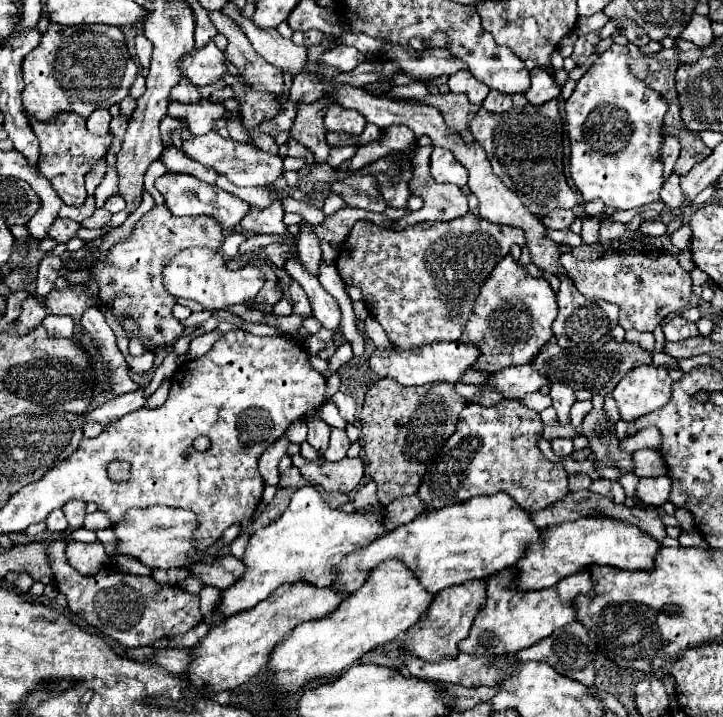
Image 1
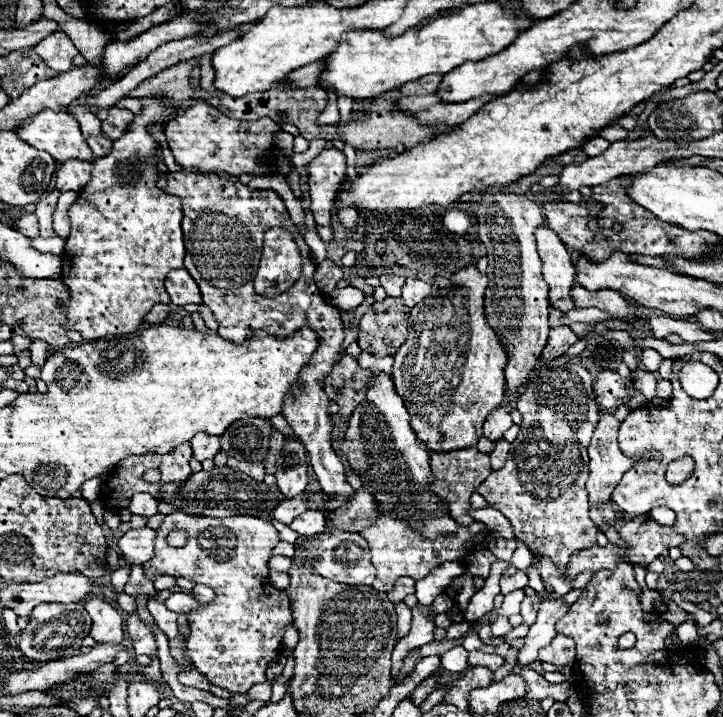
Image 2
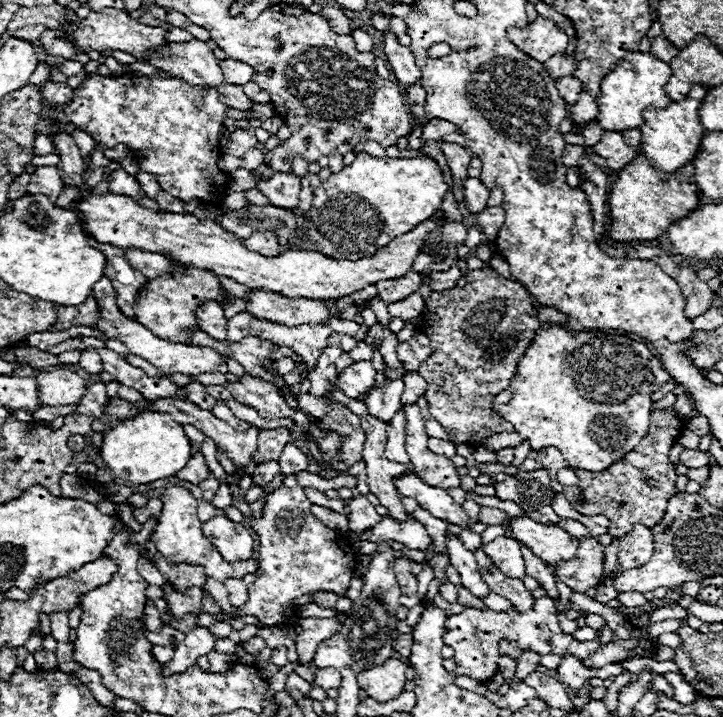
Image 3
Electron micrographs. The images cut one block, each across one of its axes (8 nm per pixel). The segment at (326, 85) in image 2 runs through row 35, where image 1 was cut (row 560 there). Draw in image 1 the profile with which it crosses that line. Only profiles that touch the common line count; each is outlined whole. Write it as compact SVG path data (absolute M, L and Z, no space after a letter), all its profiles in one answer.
M506 492L476 496L462 504L426 512L410 524L398 526L386 536L380 536L360 552L352 552L352 556L346 556L340 568L336 568L334 586L352 594L364 584L374 566L388 558L400 558L412 568L420 584L436 594L448 586L486 578L504 568L512 568L524 556L528 546L536 542L542 542L542 530L534 526L528 510L514 504L512 496Z

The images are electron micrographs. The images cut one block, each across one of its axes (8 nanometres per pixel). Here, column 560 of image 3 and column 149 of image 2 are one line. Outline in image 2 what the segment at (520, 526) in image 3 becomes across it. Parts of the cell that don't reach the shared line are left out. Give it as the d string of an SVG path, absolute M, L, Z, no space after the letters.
M138 528L138 530L128 530L118 540L122 558L126 560L128 566L144 564L144 562L152 560L152 556L154 556L154 536L156 536L154 530Z

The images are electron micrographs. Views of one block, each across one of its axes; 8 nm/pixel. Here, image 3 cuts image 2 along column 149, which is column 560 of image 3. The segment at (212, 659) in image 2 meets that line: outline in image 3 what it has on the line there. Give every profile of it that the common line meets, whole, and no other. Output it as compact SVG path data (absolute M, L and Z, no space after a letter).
M594 538L580 540L576 558L562 560L556 566L558 566L558 576L564 584L568 584L574 592L586 592L588 588L600 582L604 570L602 546Z

